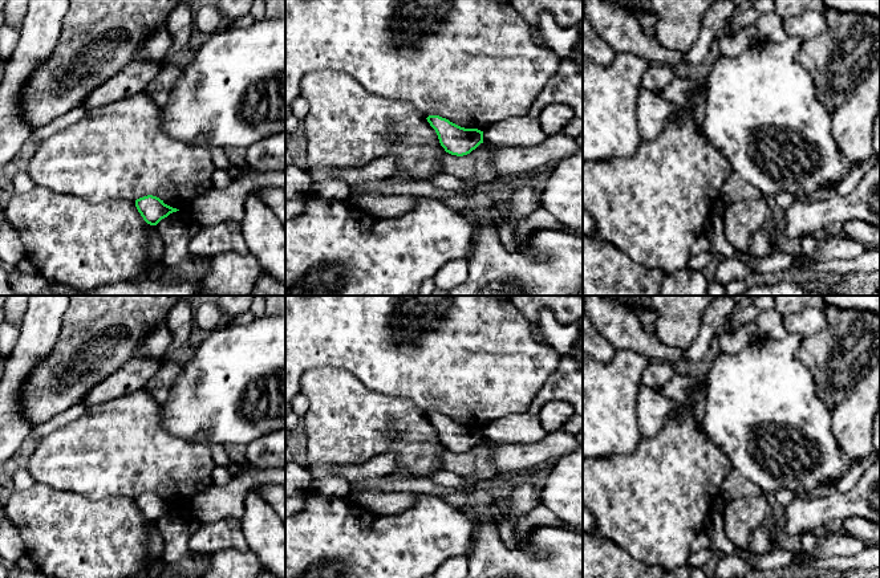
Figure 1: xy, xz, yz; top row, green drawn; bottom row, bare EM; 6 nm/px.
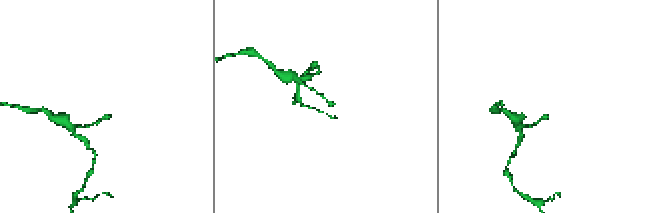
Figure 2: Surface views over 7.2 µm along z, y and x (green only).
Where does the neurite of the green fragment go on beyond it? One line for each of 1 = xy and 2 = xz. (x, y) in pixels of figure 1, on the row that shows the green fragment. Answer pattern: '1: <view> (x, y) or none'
1: none
2: none

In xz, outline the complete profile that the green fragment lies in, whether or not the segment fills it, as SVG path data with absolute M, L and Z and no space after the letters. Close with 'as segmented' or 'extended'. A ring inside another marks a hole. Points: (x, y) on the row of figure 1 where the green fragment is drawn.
M429 115L427 122L435 130L441 146L446 152L463 156L483 143L483 131L465 129L439 115Z | as segmented

